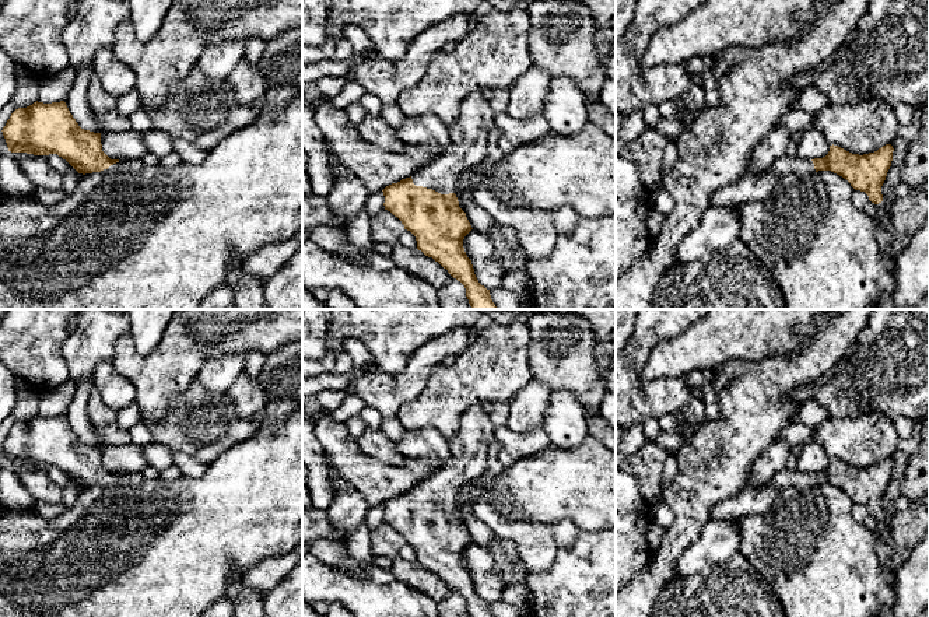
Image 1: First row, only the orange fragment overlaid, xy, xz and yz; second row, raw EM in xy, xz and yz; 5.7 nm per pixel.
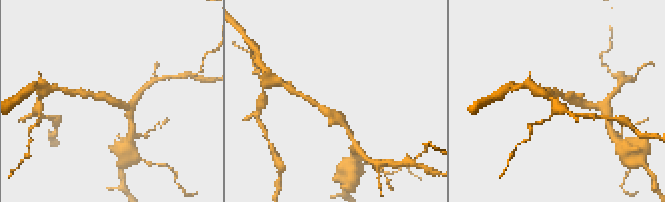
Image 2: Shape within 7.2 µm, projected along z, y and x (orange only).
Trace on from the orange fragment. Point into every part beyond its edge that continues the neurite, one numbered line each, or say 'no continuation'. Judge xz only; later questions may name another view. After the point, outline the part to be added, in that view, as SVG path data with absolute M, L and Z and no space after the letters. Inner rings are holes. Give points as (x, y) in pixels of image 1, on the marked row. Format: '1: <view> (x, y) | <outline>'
1: xz (469, 136) | M470 92L460 104L460 115L449 130L449 146L442 154L411 175L416 186L432 189L441 194L459 197L459 175L487 157L488 136L494 125L494 108L480 92Z

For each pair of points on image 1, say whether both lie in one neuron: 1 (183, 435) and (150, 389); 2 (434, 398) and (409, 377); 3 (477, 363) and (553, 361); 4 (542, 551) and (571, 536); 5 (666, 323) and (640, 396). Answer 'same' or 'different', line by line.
1: different
2: different
3: different
4: different
5: same

